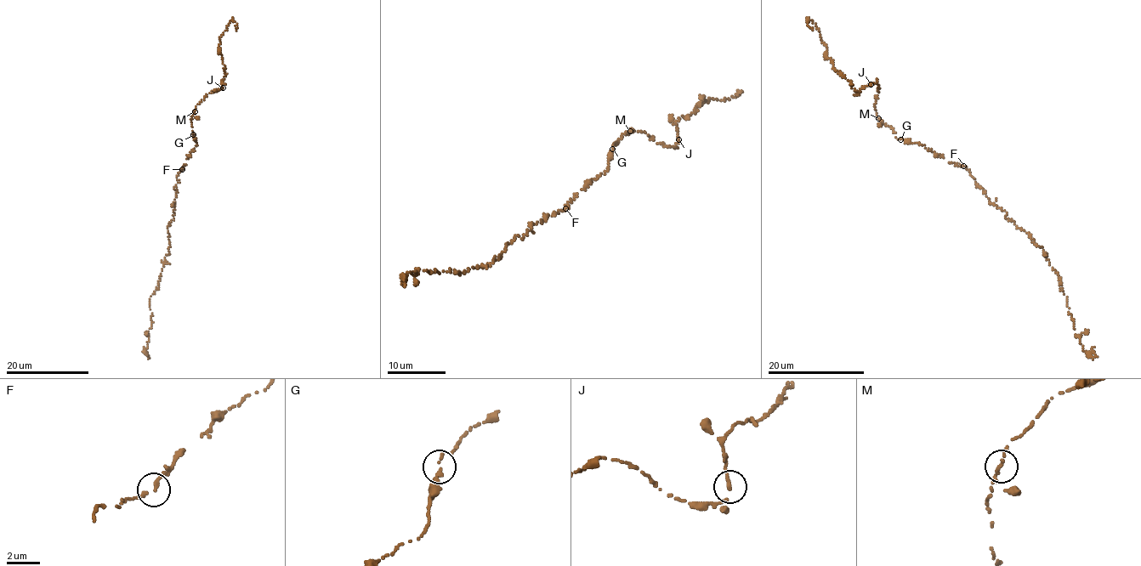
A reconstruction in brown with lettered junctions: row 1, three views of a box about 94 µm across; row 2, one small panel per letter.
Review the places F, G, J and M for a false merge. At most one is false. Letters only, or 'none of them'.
none of them

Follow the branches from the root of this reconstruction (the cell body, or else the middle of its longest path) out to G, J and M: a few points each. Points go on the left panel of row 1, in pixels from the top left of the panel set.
G: (181, 169), (197, 147), (193, 134)
J: (181, 169), (197, 147), (190, 120), (195, 108), (206, 95), (223, 87)
M: (181, 169), (197, 147), (190, 120), (195, 111)

